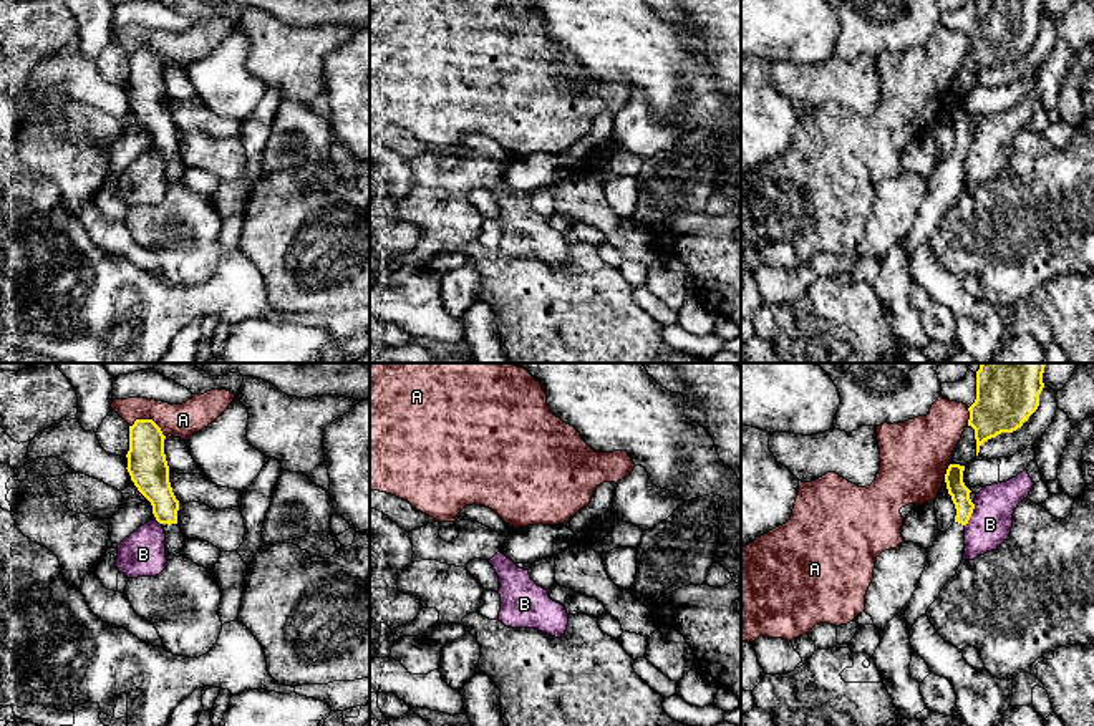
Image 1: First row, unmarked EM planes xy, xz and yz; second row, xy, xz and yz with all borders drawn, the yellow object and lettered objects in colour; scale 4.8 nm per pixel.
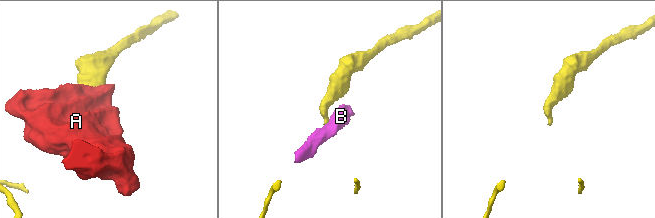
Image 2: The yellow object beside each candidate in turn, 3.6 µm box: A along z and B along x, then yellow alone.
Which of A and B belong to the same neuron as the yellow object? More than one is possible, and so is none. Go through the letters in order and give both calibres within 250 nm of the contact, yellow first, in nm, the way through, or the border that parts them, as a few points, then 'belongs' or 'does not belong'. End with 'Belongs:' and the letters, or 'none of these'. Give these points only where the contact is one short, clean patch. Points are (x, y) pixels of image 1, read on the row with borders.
A: 190 nm thick on the yellow side, 160 nm on the other; border along xy (130, 425), (136, 420), (151, 420), (164, 436); does not belong
B: 100 nm thick on the yellow side, 200 nm on the other; border along yz (973, 503), (973, 513), (965, 526); does not belong
Belongs: none of these

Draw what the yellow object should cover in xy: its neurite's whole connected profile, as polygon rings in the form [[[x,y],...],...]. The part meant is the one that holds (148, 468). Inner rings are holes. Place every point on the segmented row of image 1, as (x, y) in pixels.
[[[152,419],[129,426],[128,472],[138,491],[151,502],[156,520],[166,534],[166,557],[186,557],[186,537],[177,525],[179,501],[169,482],[161,428]]]

